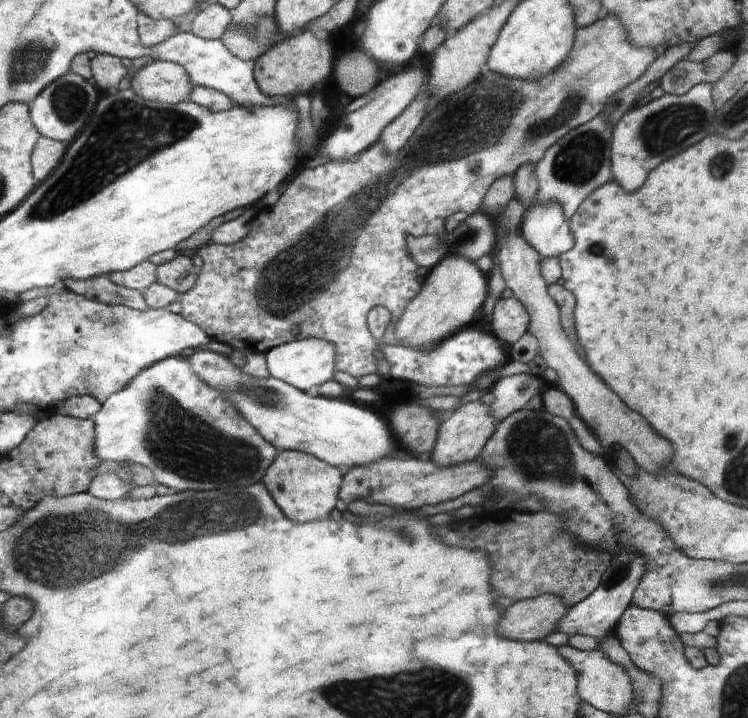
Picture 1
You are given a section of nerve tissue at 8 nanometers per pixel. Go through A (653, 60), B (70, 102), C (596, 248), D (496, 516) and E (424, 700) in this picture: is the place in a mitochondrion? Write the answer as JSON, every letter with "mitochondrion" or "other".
{"A":"other","B":"mitochondrion","C":"mitochondrion","D":"other","E":"mitochondrion"}

